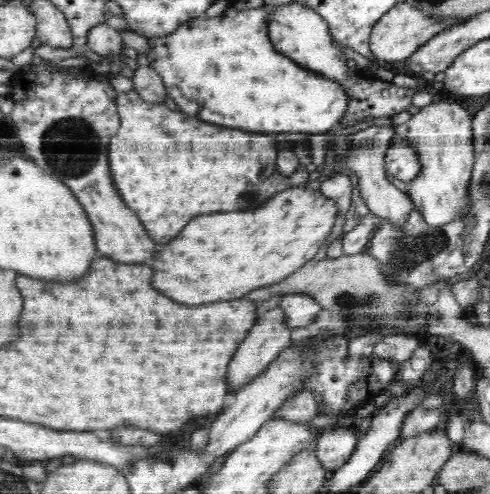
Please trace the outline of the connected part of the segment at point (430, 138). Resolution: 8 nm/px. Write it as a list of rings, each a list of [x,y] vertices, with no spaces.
[[[436,102],[411,116],[410,122],[395,126],[395,134],[410,144],[420,157],[420,172],[408,185],[408,195],[431,228],[439,228],[464,216],[470,206],[468,188],[474,166],[472,120],[462,104]]]

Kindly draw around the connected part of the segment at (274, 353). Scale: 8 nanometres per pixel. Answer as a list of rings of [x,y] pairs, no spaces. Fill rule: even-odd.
[[[278,305],[258,316],[254,328],[250,330],[246,340],[240,344],[238,352],[234,354],[234,358],[228,366],[228,382],[232,386],[232,392],[238,390],[240,386],[252,382],[254,377],[258,377],[270,366],[272,361],[276,360],[279,352],[292,343],[290,339],[292,331],[286,325],[284,311]]]

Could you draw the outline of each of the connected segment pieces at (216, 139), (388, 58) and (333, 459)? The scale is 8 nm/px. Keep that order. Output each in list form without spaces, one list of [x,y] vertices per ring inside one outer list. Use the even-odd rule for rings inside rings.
[[[135,90],[122,92],[117,96],[117,113],[120,117],[120,126],[116,134],[109,142],[109,166],[111,167],[111,177],[116,184],[116,190],[120,190],[120,196],[124,198],[124,202],[128,202],[128,208],[134,210],[138,214],[138,218],[142,220],[148,236],[154,242],[168,242],[168,238],[174,238],[176,234],[180,234],[180,230],[192,220],[196,218],[194,214],[210,214],[210,212],[230,212],[230,210],[250,210],[256,208],[260,204],[264,204],[270,196],[274,196],[280,190],[290,189],[290,181],[288,176],[280,172],[276,166],[277,152],[282,142],[276,142],[274,136],[276,133],[251,133],[250,131],[230,130],[230,128],[222,128],[222,126],[212,126],[206,122],[200,122],[195,118],[190,118],[180,114],[180,111],[171,110],[165,104],[146,102]]]
[[[402,2],[388,10],[378,22],[373,26],[369,38],[369,47],[371,53],[377,57],[377,60],[386,62],[406,61],[412,56],[425,42],[431,40],[435,34],[442,33],[444,29],[450,29],[451,26],[463,24],[469,18],[456,18],[456,20],[430,20],[422,18],[422,12],[416,10],[414,6],[408,6],[408,2]]]
[[[330,427],[321,431],[316,439],[316,456],[328,474],[342,466],[356,448],[360,435],[354,429]]]

